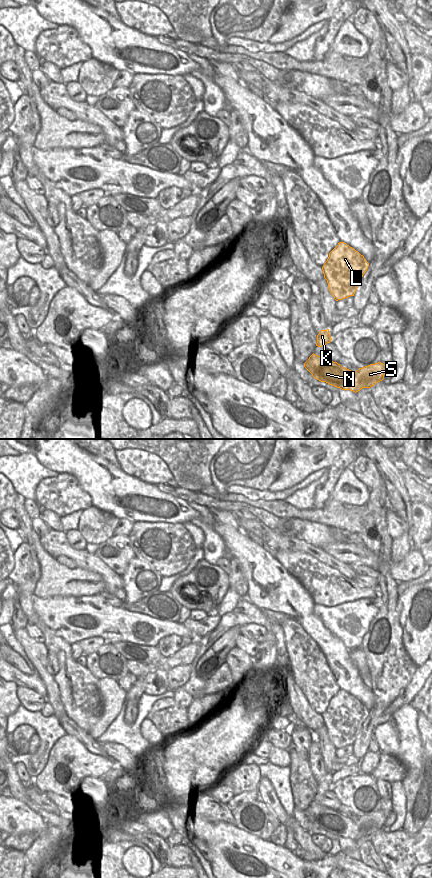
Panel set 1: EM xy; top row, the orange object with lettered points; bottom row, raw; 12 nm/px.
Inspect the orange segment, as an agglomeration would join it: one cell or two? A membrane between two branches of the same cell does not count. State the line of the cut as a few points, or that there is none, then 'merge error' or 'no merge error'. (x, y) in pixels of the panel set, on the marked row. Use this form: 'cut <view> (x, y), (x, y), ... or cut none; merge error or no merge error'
cut none; no merge error

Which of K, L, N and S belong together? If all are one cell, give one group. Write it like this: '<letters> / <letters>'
K L N S

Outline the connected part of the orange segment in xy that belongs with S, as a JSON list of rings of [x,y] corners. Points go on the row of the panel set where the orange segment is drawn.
[[[314,353],[304,363],[304,367],[315,379],[342,390],[350,390],[355,393],[362,388],[370,388],[382,381],[388,369],[388,366],[378,362],[352,372],[337,362],[321,358]]]

